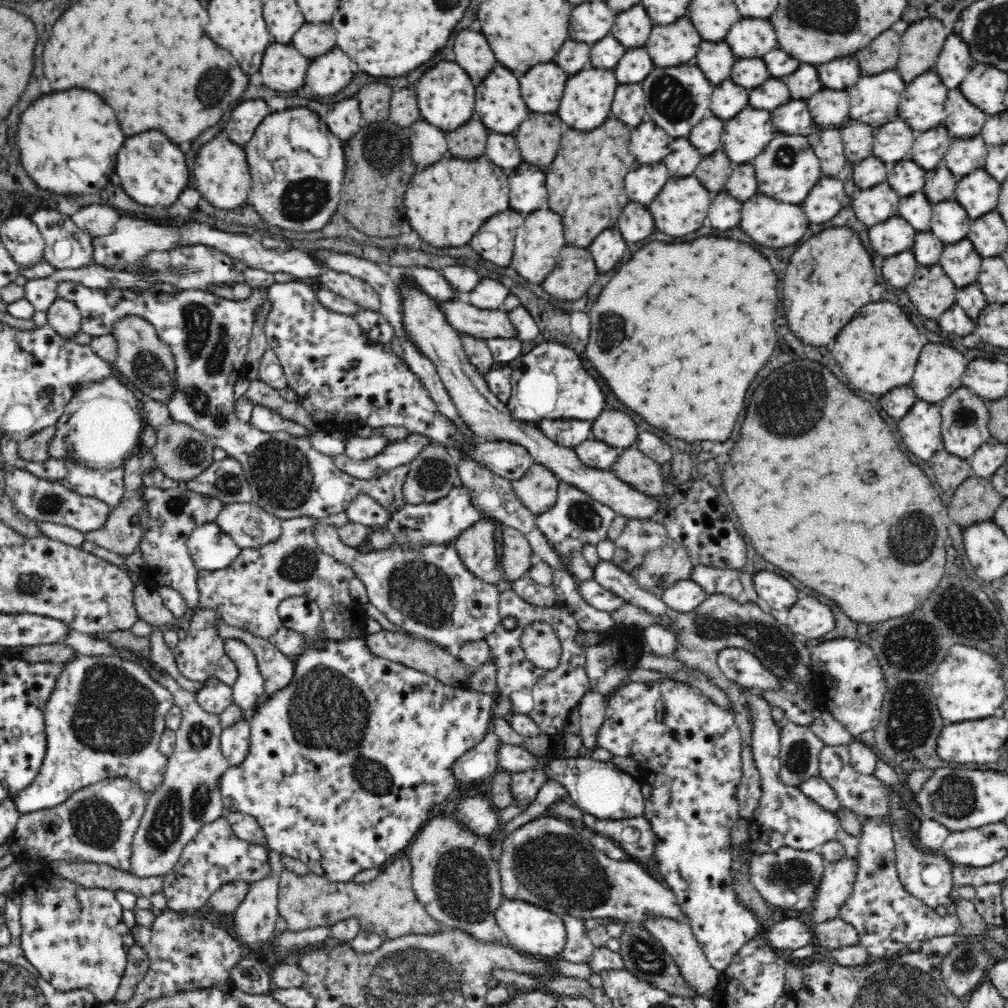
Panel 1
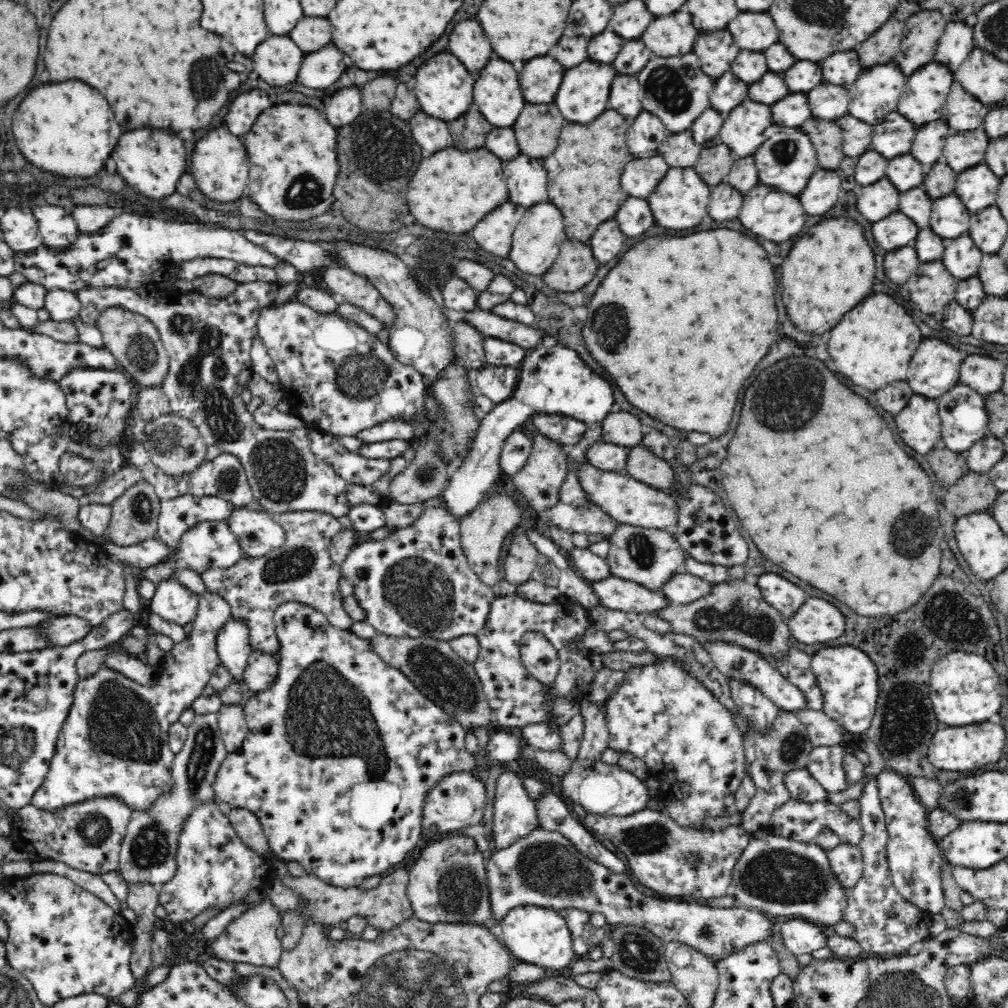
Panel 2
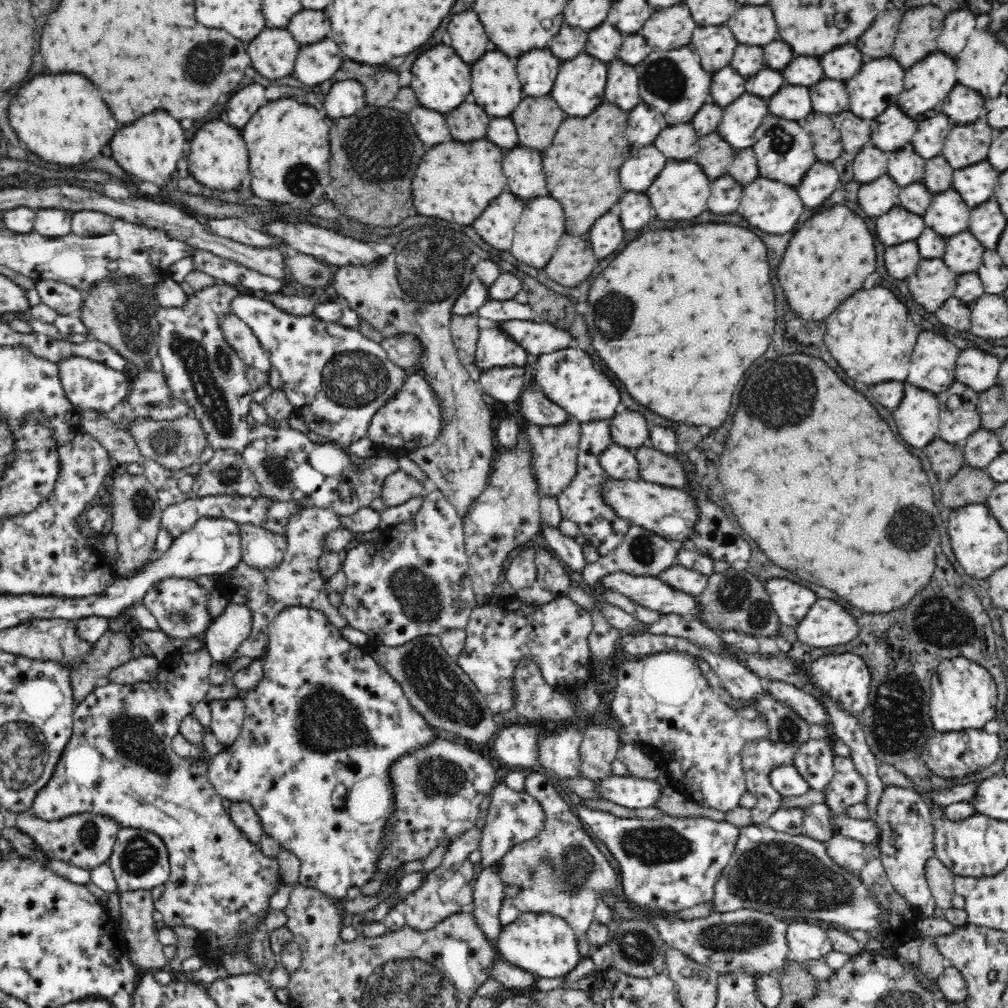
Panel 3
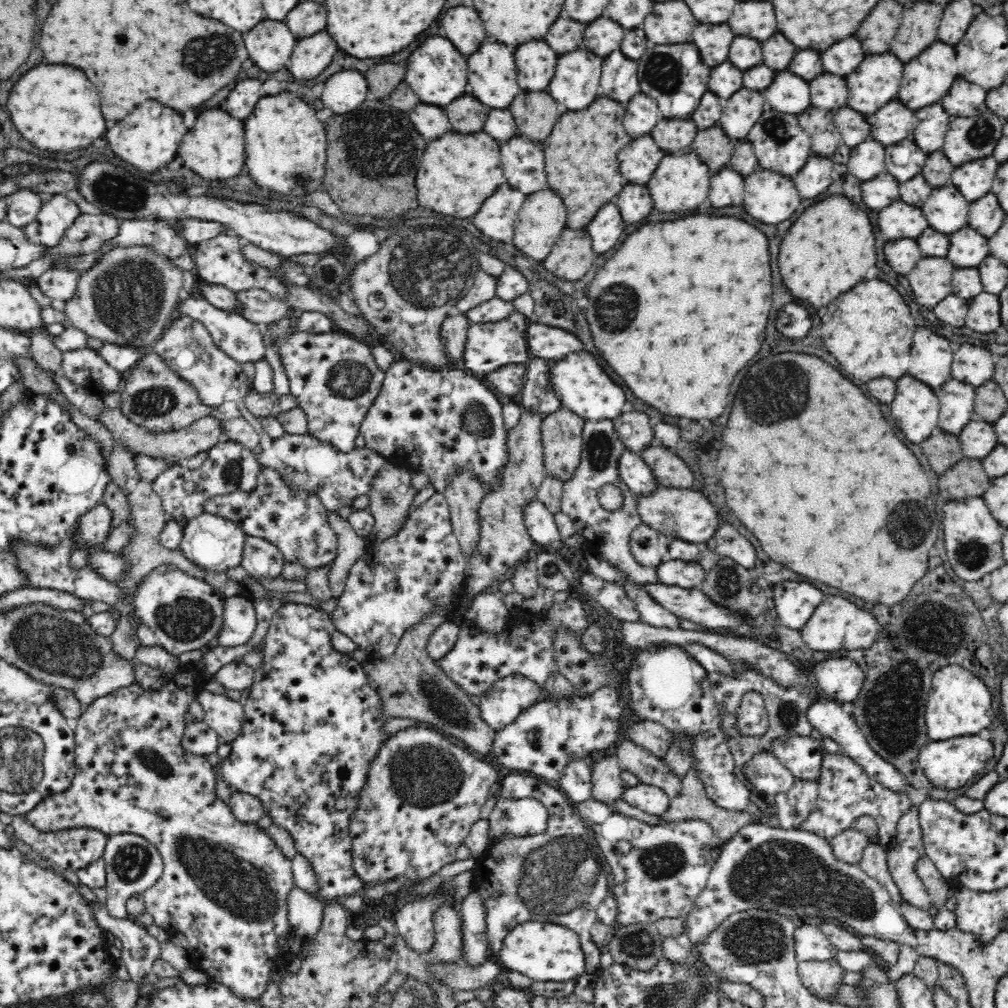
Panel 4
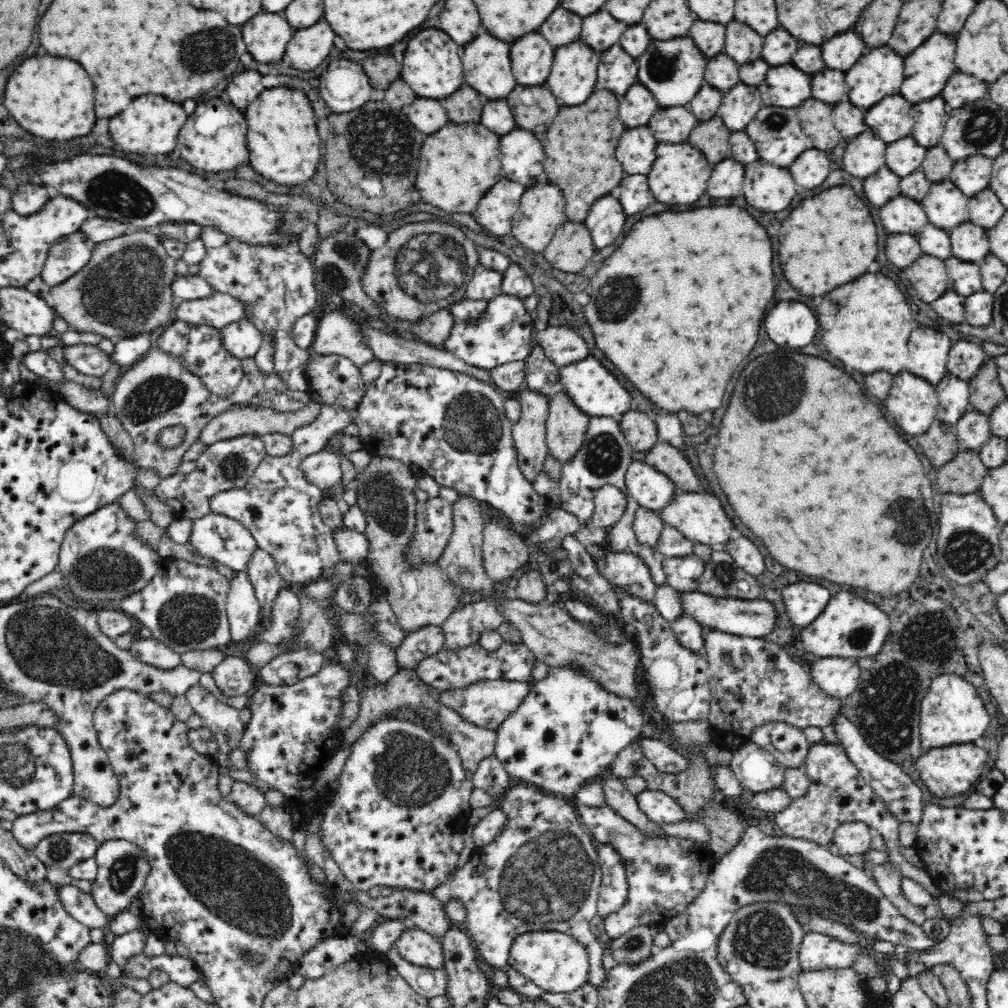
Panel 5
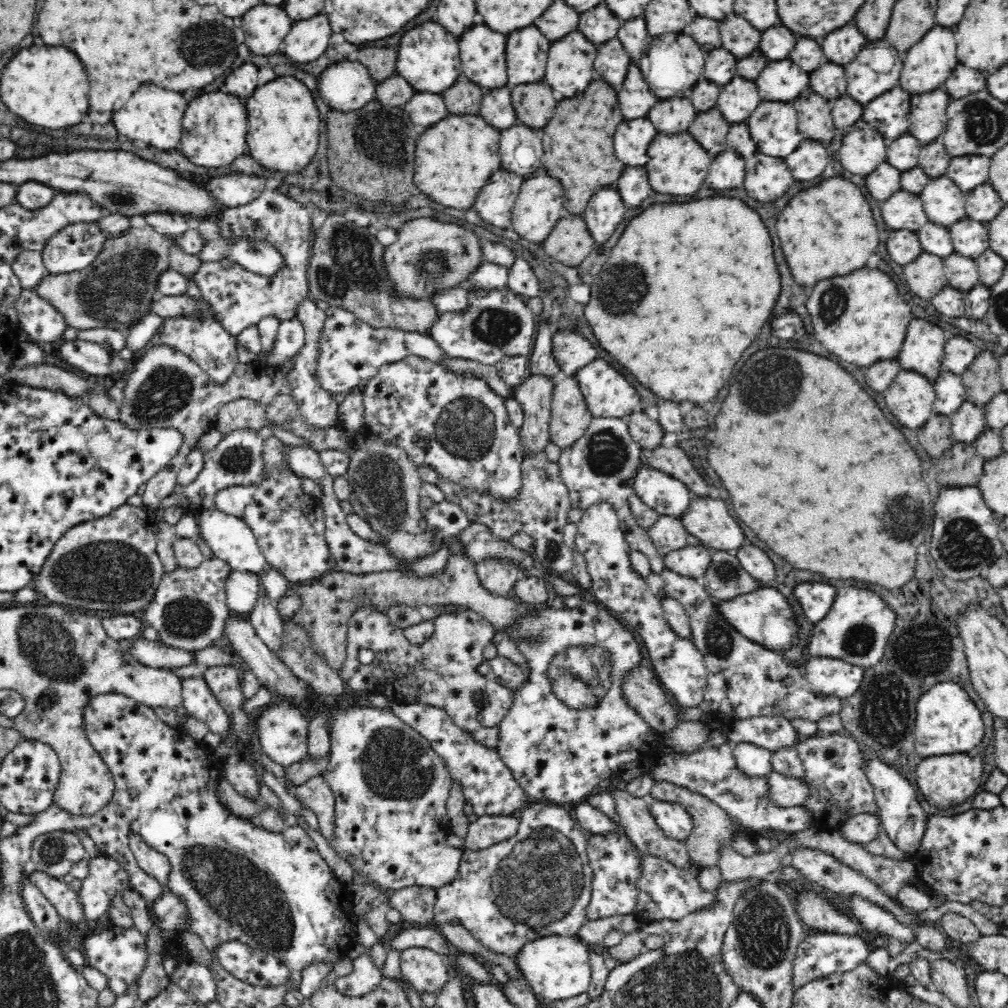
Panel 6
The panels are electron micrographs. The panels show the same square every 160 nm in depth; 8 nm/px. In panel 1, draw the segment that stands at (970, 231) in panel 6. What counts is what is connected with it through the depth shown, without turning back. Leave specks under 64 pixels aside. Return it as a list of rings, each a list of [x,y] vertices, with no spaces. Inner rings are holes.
[[[960,240],[956,244],[946,244],[940,266],[954,280],[956,288],[964,288],[977,282],[981,271],[982,256],[974,250],[970,240]]]

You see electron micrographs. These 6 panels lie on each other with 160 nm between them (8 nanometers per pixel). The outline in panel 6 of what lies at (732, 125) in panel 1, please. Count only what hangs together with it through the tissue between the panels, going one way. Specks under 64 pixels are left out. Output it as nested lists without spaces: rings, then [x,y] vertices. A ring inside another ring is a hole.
[[[737,75],[730,84],[721,86],[716,108],[729,123],[738,123],[748,119],[760,102],[754,81]]]

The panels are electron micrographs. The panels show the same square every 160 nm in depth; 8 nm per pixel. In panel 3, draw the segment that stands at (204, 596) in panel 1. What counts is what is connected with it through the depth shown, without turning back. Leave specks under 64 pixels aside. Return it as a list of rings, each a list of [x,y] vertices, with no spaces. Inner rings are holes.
[[[308,507],[290,517],[285,536],[287,544],[282,562],[273,569],[256,569],[240,561],[236,568],[223,575],[217,575],[218,586],[224,586],[230,591],[230,601],[250,608],[253,617],[253,628],[246,642],[242,642],[236,653],[222,663],[225,667],[232,666],[235,660],[250,657],[254,660],[264,656],[268,645],[267,627],[284,608],[300,606],[317,609],[326,614],[328,621],[340,629],[345,626],[345,619],[337,608],[328,601],[329,586],[324,583],[322,575],[318,573],[318,560],[322,552],[322,542],[327,534],[341,531],[340,519],[332,509]]]

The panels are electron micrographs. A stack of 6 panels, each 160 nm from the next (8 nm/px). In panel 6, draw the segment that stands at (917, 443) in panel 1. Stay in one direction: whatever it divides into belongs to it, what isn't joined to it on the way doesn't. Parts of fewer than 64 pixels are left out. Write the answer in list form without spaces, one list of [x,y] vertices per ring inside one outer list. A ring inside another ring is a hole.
[[[901,370],[884,392],[886,406],[906,428],[922,428],[934,414],[936,393],[933,381],[916,371]],[[914,414],[914,416],[906,416]]]

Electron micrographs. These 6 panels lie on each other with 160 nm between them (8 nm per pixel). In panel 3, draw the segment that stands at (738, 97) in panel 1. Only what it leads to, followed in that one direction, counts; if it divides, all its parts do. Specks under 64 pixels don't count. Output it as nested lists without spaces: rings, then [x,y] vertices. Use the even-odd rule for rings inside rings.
[[[730,65],[725,66],[711,75],[710,99],[724,108],[744,94],[744,84],[744,76],[740,76]]]

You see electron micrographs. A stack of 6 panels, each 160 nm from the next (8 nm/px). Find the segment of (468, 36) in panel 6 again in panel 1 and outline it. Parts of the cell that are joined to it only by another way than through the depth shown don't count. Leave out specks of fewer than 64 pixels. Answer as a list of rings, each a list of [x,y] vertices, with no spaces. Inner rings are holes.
[[[492,68],[490,76],[476,88],[476,116],[482,118],[487,131],[512,134],[529,116],[528,106],[520,96],[518,78],[508,68]]]

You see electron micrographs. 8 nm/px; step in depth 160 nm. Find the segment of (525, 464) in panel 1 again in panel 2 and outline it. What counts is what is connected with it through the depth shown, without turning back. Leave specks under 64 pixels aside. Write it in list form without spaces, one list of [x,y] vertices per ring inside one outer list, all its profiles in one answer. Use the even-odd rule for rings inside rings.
[[[514,431],[504,441],[503,449],[500,455],[500,466],[503,472],[516,474],[522,466],[526,464],[530,450],[532,448],[532,439],[521,431]]]

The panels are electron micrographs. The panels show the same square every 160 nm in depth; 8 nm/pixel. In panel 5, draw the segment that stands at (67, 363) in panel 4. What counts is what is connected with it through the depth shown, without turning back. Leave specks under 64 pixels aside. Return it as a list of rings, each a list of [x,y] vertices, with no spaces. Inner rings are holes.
[[[78,344],[63,346],[63,357],[69,366],[82,374],[100,378],[108,372],[112,362],[109,354],[99,345]]]

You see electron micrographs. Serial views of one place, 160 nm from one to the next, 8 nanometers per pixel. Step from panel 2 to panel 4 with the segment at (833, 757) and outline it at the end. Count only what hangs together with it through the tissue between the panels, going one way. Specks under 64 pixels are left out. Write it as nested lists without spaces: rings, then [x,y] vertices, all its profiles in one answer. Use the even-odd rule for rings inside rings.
[[[783,735],[772,740],[770,752],[782,761],[796,779],[816,780],[825,750],[819,739]]]

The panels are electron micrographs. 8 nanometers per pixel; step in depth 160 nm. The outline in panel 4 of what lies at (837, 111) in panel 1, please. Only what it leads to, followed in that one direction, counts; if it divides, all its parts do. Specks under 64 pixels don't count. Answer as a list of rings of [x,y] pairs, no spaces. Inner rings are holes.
[[[820,74],[818,78],[810,80],[810,92],[812,92],[812,106],[818,108],[842,108],[846,106],[846,80],[842,76],[834,74]]]

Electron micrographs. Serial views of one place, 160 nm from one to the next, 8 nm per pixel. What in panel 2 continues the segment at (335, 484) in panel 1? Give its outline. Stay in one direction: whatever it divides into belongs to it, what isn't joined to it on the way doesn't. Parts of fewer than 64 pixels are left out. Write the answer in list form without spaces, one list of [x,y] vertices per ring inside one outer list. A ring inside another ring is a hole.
[[[256,281],[253,283],[238,283],[236,290],[224,298],[206,296],[202,290],[193,292],[178,292],[167,290],[156,292],[155,285],[137,288],[87,288],[75,292],[81,302],[79,319],[84,324],[96,326],[96,318],[108,306],[121,306],[130,312],[135,312],[149,318],[160,333],[161,341],[168,353],[168,372],[164,376],[161,388],[169,398],[169,405],[173,414],[180,415],[192,421],[198,428],[207,446],[217,446],[221,452],[237,456],[245,468],[253,496],[267,510],[269,514],[296,512],[304,510],[318,510],[328,515],[346,516],[355,506],[361,504],[386,505],[391,501],[388,494],[392,478],[407,467],[404,457],[389,460],[389,470],[380,476],[373,485],[359,485],[344,480],[334,467],[323,458],[316,458],[310,450],[307,429],[295,431],[269,431],[262,428],[253,417],[252,410],[246,406],[240,396],[248,390],[247,380],[254,374],[251,367],[250,344],[256,336],[256,320],[258,310],[268,306],[275,299],[279,291],[279,283]]]

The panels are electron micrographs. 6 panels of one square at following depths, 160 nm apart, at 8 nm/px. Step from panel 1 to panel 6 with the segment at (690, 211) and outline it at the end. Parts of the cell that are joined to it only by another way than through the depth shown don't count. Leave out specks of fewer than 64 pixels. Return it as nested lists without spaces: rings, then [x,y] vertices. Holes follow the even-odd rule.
[[[680,132],[674,135],[658,133],[649,144],[648,150],[648,176],[650,184],[655,192],[660,194],[676,194],[676,196],[690,196],[696,190],[704,186],[708,174],[708,166],[712,162],[709,152],[702,148],[702,145],[692,137],[690,132]]]

